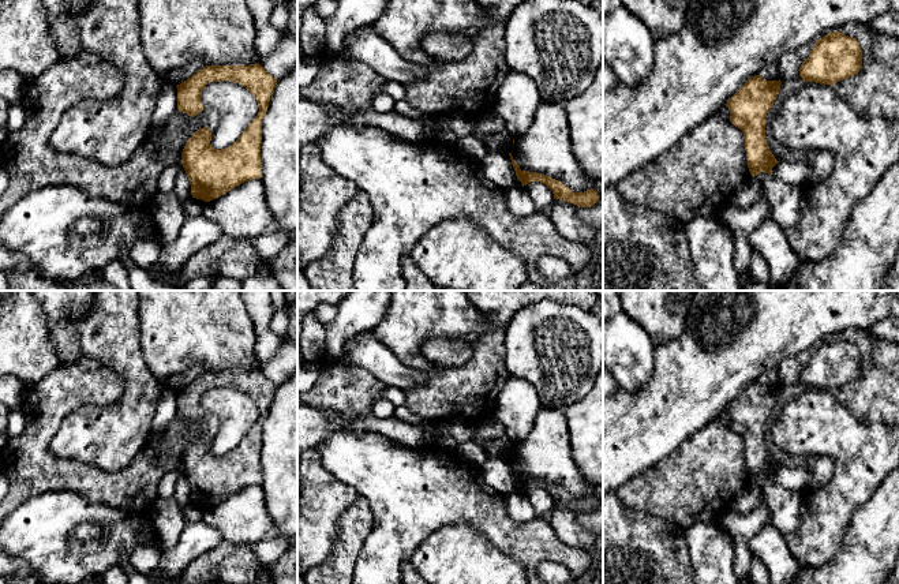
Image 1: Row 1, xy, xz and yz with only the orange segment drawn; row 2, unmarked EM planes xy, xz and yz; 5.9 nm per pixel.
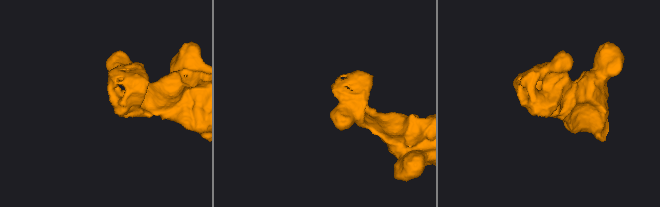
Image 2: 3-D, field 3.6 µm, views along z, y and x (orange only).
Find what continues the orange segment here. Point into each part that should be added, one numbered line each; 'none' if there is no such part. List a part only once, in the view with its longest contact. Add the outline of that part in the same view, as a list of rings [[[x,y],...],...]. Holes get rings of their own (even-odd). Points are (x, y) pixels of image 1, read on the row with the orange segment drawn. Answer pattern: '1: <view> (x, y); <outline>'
none

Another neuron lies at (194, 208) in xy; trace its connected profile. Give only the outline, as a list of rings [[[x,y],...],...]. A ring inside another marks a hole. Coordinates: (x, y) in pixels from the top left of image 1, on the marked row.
[[[191,198],[187,202],[183,202],[183,210],[186,214],[186,218],[191,217],[201,217],[203,213],[206,202],[202,199]]]

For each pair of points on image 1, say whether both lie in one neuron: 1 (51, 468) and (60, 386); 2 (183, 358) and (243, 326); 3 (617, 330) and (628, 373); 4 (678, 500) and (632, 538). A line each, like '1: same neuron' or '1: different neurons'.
1: same neuron
2: same neuron
3: same neuron
4: different neurons

